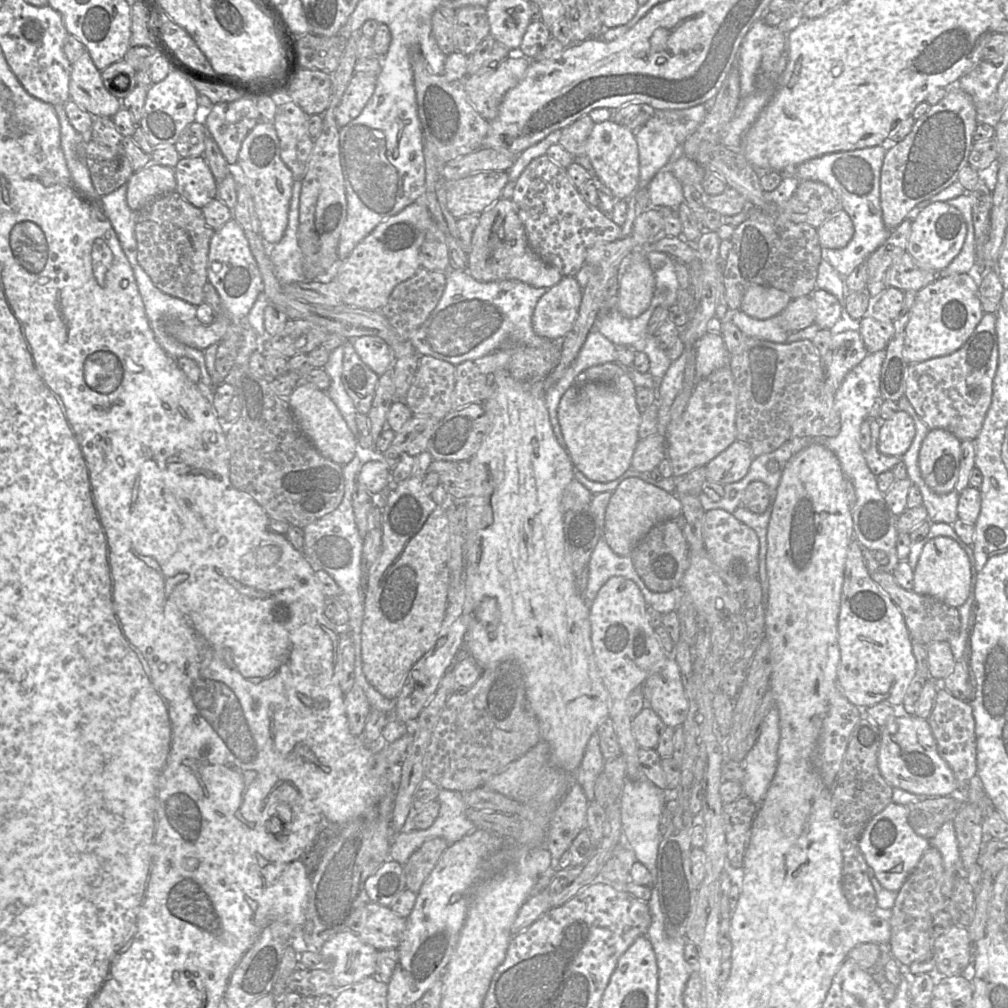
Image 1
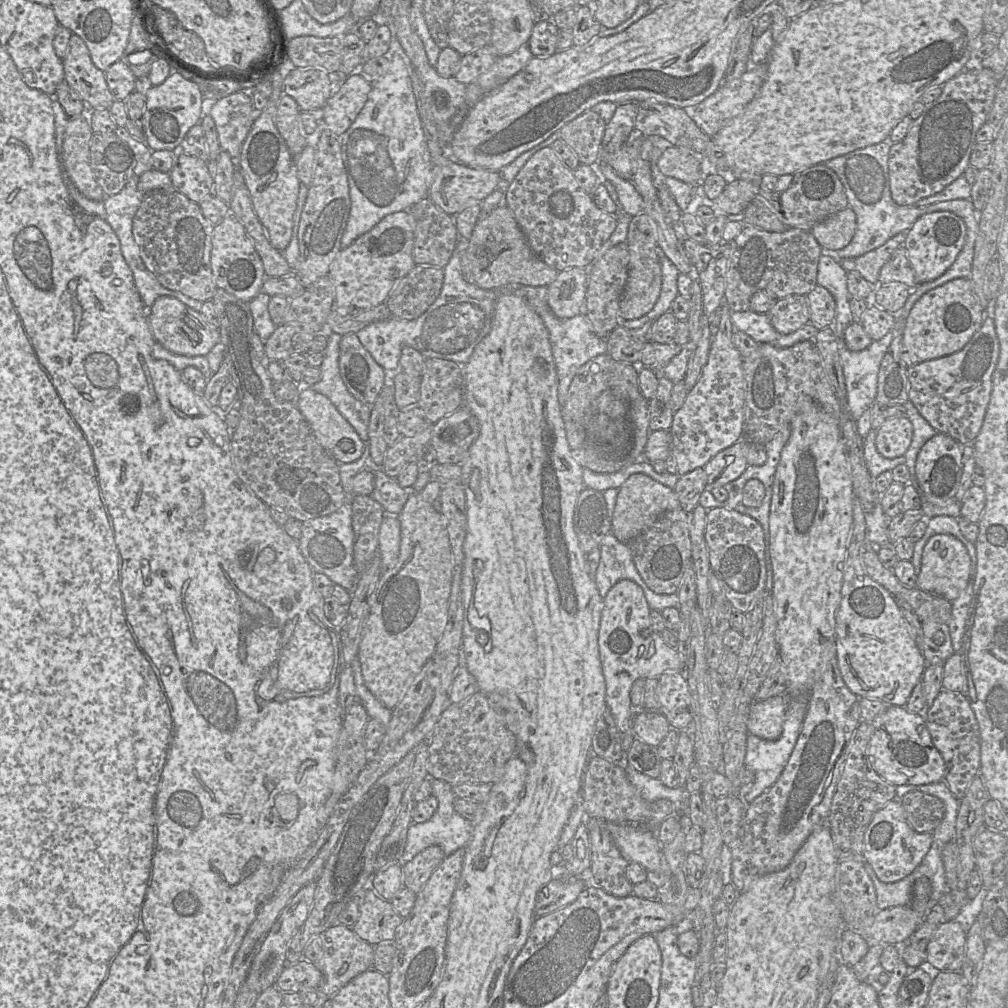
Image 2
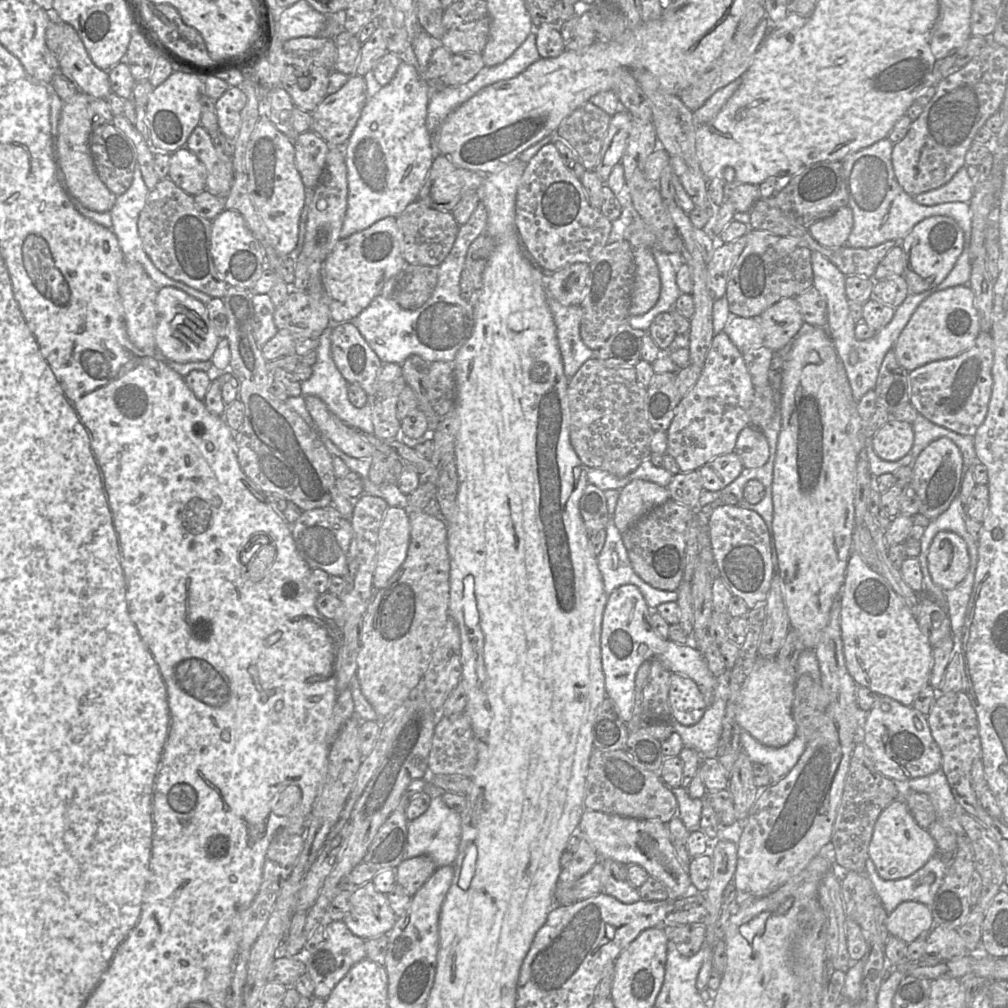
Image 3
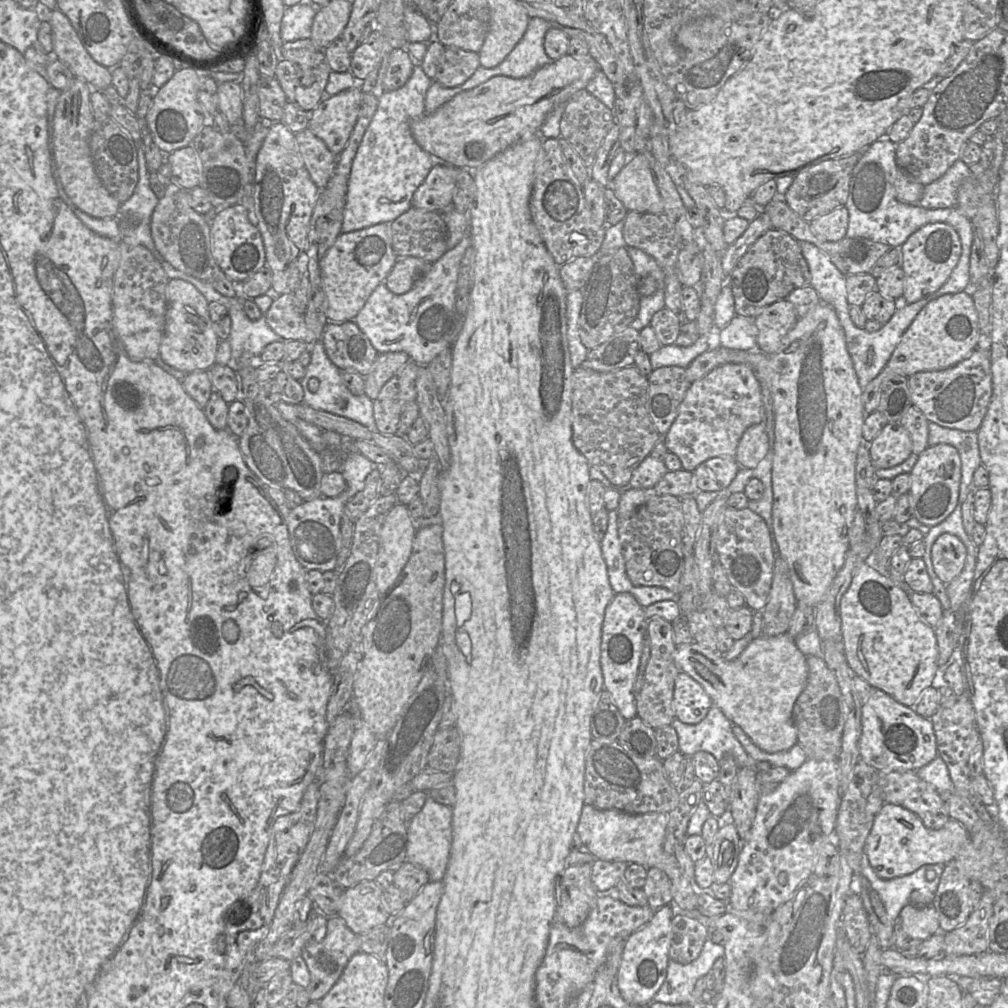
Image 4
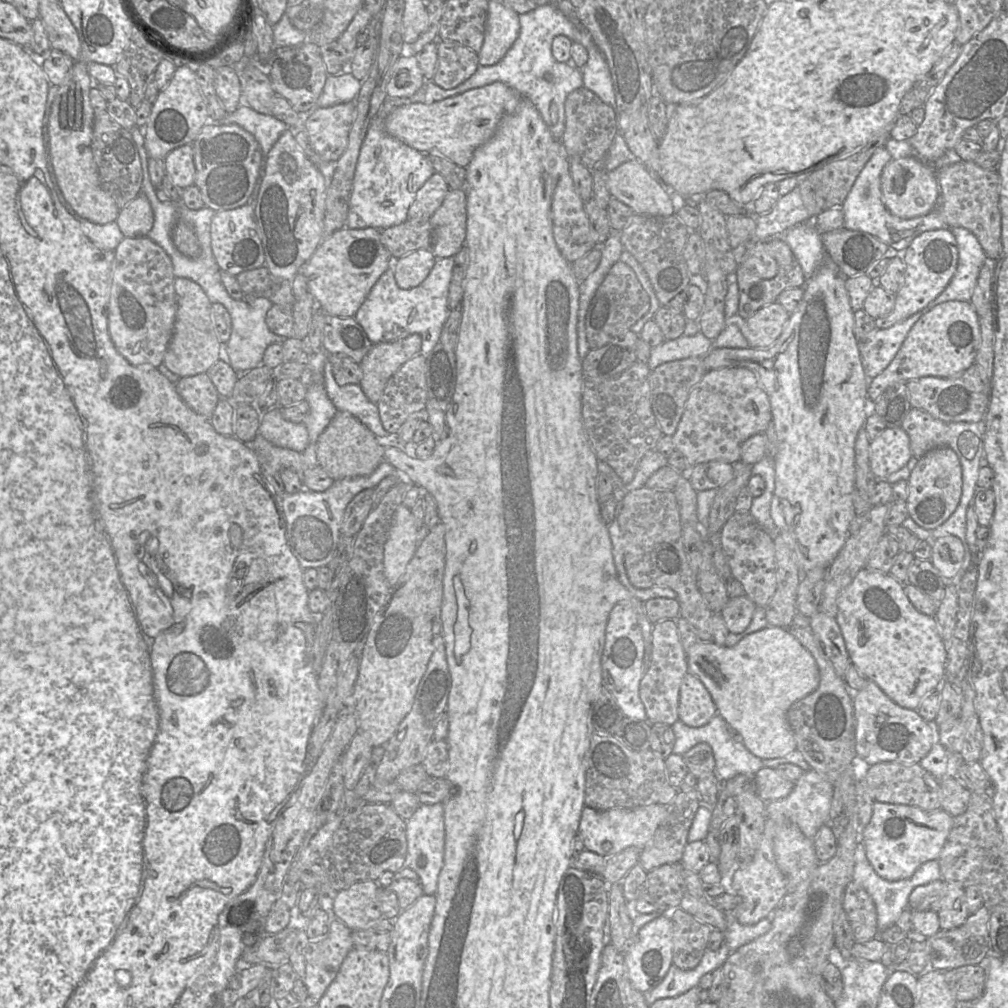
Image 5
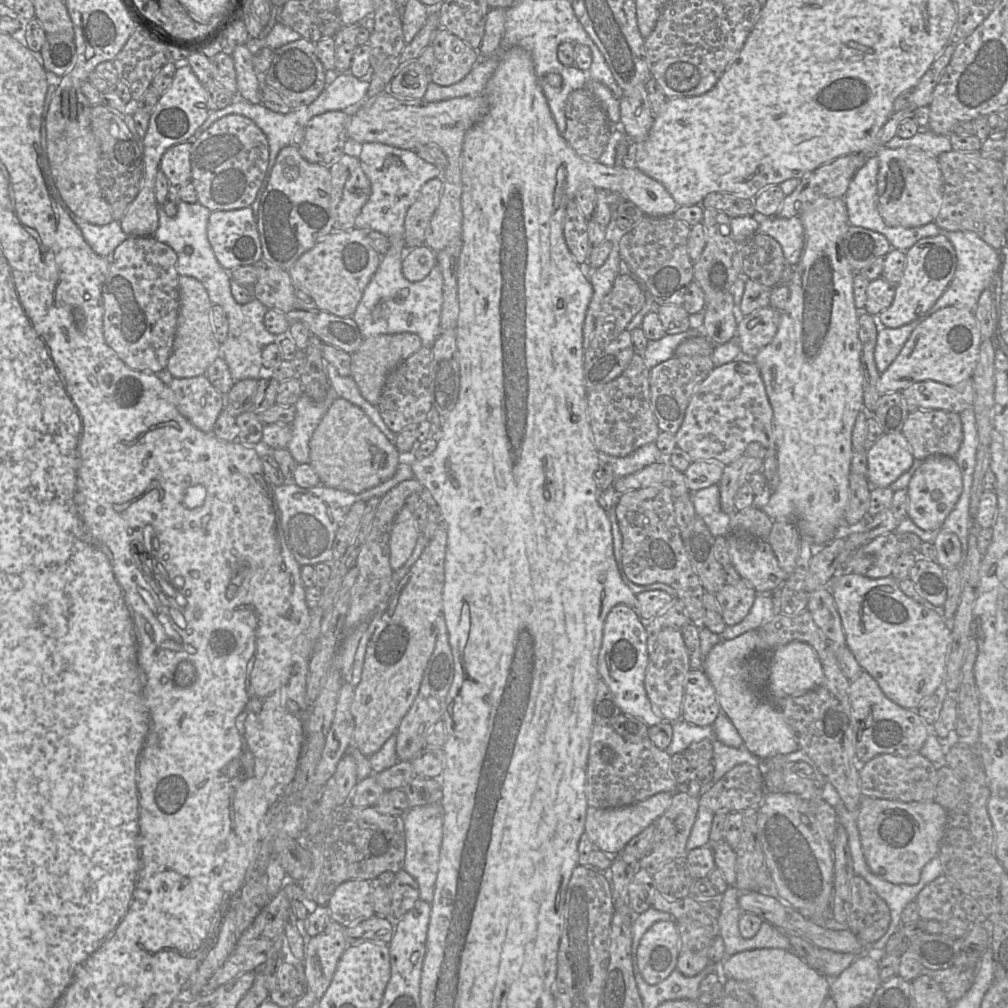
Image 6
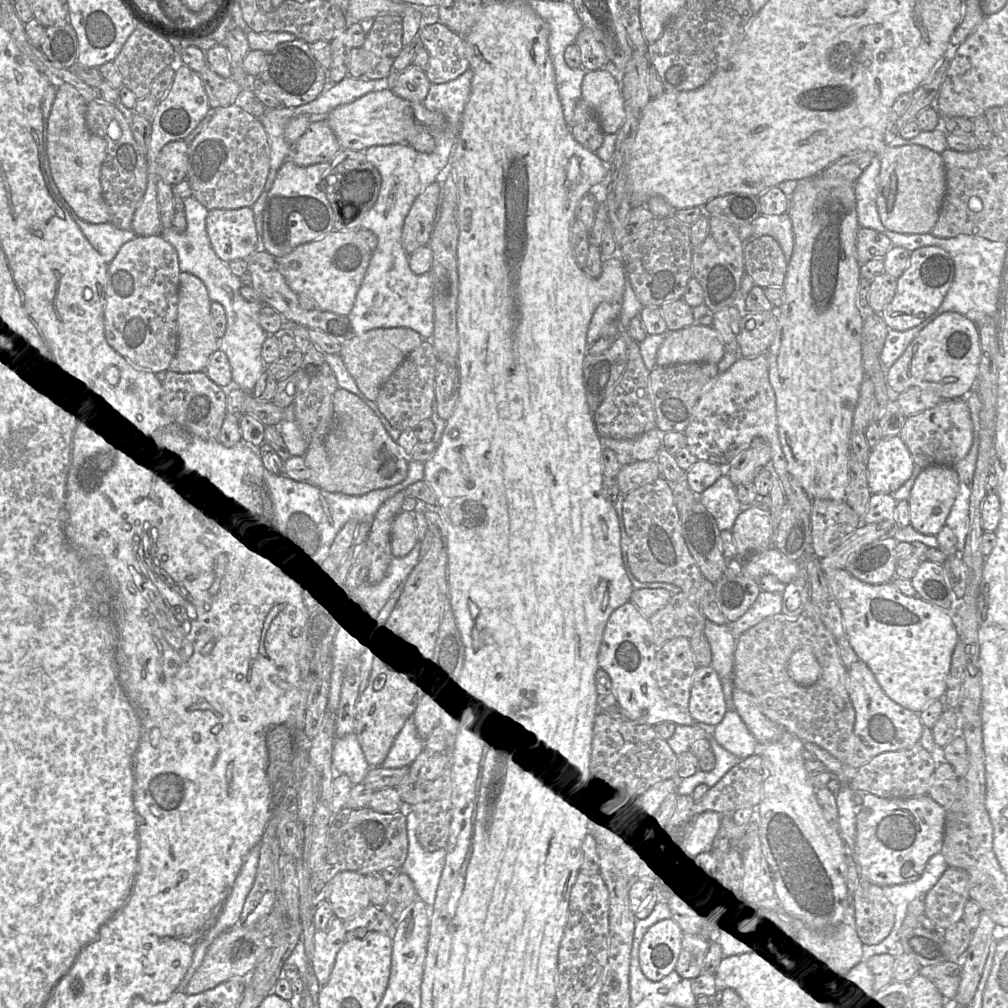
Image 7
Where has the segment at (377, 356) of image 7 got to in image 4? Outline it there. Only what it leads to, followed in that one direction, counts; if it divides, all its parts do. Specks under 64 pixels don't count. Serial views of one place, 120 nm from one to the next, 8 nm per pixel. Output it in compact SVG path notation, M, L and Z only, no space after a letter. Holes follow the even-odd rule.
M406 352L380 353L364 377L365 394L375 400L382 387L410 360Z

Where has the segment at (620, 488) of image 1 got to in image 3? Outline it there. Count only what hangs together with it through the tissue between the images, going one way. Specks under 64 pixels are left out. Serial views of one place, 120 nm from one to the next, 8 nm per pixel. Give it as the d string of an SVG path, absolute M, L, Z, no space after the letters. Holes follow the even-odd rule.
M642 479L631 481L619 491L612 518L621 533L624 533L651 509L670 499L667 487Z

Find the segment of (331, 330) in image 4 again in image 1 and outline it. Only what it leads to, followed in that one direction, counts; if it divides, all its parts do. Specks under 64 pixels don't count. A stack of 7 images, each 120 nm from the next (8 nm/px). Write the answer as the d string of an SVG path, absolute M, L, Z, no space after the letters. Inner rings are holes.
M347 339L343 344L342 383L357 412L367 415L379 376L361 360L352 343L353 339Z

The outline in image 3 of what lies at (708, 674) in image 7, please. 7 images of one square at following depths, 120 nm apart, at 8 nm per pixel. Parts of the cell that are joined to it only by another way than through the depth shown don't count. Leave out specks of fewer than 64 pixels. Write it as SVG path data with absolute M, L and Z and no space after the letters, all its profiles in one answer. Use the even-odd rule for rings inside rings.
M672 673L669 680L671 719L684 726L696 724L707 708L698 685L687 676Z

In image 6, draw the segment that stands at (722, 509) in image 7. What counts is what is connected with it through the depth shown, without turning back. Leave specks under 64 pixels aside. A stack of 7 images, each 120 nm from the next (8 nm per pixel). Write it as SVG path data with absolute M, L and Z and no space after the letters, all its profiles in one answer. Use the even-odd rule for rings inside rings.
M713 484L691 493L696 514L703 519L713 537L727 536L731 532L731 515L721 508L719 485Z

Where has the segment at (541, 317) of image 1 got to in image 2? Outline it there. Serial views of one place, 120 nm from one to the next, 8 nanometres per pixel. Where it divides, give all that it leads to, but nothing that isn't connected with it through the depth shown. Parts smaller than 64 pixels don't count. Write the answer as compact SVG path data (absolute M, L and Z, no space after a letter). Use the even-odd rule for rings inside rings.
M568 268L560 271L556 279L547 286L547 303L555 316L562 319L572 318L583 313L588 288L588 276L584 268Z

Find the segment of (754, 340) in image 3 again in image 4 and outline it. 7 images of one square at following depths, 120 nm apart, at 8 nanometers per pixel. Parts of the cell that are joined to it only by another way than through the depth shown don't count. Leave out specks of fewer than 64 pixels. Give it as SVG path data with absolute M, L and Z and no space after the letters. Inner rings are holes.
M735 315L726 327L716 331L714 345L745 351L757 349L758 329L754 318Z

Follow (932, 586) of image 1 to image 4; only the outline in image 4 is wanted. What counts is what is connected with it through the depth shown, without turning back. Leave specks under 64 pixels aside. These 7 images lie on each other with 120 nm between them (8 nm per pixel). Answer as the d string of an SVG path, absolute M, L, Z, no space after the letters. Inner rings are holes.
M950 533L941 534L932 547L932 562L935 573L949 584L962 572L967 558L964 543Z

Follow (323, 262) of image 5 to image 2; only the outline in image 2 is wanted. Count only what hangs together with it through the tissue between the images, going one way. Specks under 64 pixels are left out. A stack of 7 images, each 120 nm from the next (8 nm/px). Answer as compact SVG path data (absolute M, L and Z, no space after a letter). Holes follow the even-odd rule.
M403 210L385 216L350 246L342 248L331 263L328 275L335 288L335 305L371 309L386 302L394 286L415 266L412 258L413 247L414 221L411 214Z

